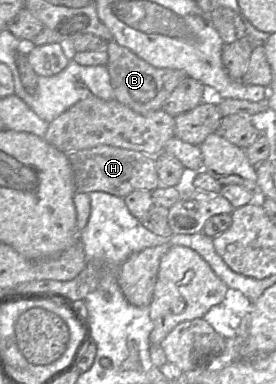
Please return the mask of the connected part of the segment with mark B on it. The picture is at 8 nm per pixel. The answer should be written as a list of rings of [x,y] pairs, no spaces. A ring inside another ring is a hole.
[[[115,41],[108,42],[107,53],[106,67],[115,99],[140,114],[162,109],[164,102],[173,90],[187,77],[187,74],[182,70],[152,66],[130,49]]]

